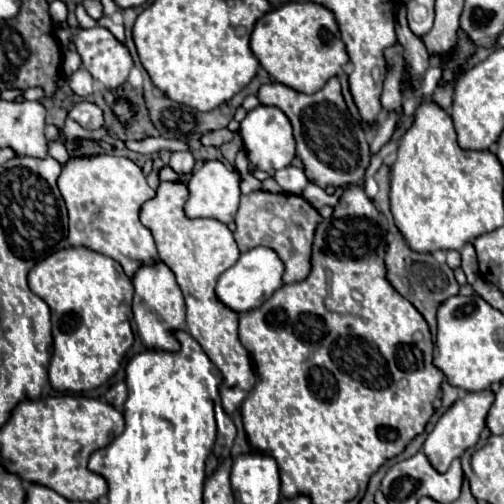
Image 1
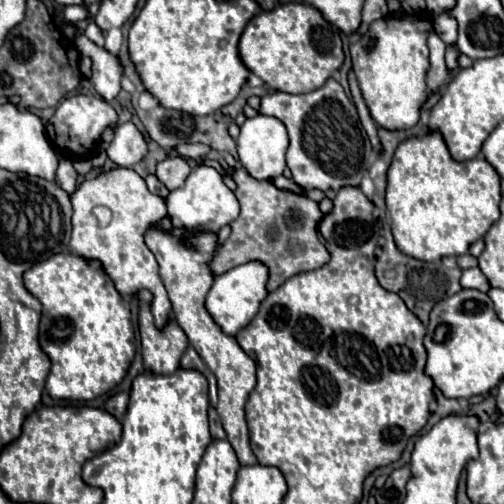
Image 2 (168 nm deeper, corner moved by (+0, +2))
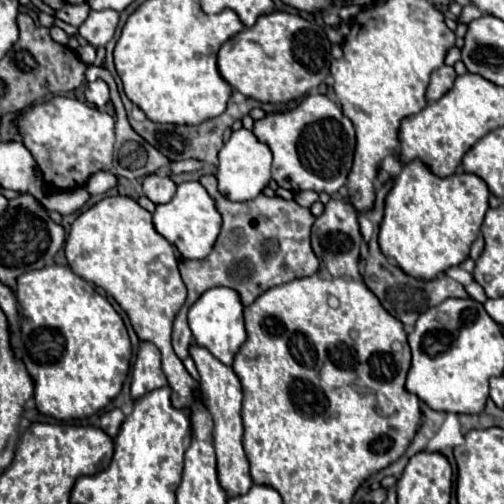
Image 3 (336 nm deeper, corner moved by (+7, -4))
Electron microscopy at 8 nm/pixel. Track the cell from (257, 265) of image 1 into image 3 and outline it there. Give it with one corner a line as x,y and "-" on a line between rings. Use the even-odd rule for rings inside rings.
223,286
207,290
189,310
189,328
193,334
193,342
197,346
207,348
219,362
223,362
225,366
231,366
233,356
245,342
241,298
237,298
237,294
233,294
233,290
225,290

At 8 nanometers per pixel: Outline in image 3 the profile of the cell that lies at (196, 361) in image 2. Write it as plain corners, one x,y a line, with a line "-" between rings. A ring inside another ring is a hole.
201,176
199,184
203,184
203,188
215,200
215,206
223,218
223,226
207,258
185,260
179,264
181,278
187,286
187,300
173,324
173,348
181,360
189,356
189,346
193,342
187,326
187,312
203,292
217,286
233,288
239,294
243,306
249,306
265,290
295,278
311,276
319,268
319,260
313,254
309,242
311,226
315,222
315,216
309,208
299,206
295,200
283,200
279,196
267,198
265,194
259,194
249,202
229,202
217,194
215,176

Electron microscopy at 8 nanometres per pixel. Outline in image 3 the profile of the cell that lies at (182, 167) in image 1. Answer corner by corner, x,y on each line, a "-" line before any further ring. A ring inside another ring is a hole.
149,174
143,180
143,192
153,204
167,204
173,198
175,188
173,180
163,174

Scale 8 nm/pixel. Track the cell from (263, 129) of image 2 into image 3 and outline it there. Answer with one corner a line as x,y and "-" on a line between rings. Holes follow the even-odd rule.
237,130
231,134
231,138
225,142
225,146
219,150
219,164
217,164
217,190
233,200
233,202
247,202
261,194
261,190
271,180
271,154
269,146
257,142
255,134
251,130

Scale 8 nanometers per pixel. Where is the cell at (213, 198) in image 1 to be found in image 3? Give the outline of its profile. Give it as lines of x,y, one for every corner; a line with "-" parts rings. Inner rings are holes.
183,182
177,186
177,192
169,204
157,206
153,214
155,230
165,236
185,260
201,260
213,248
217,234
221,230
221,214
213,206
213,198
209,198
207,190
199,182

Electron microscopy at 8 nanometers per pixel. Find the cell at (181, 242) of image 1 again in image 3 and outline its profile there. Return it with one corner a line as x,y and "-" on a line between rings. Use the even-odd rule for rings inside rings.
191,346
189,350
191,358
195,360
195,366
199,370
199,378
201,378
201,388
207,396
207,406
209,412
213,416
213,446
215,446
215,454
217,454
217,478
221,488
227,492
229,498
245,494
253,482
249,476
249,462
245,458
243,452
243,424
241,424
241,382
235,376
235,372
217,362
217,358
213,358
213,354
209,354
209,350
201,350
199,346

